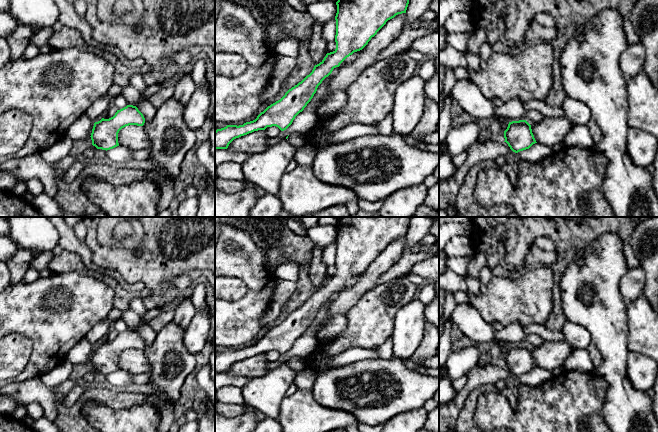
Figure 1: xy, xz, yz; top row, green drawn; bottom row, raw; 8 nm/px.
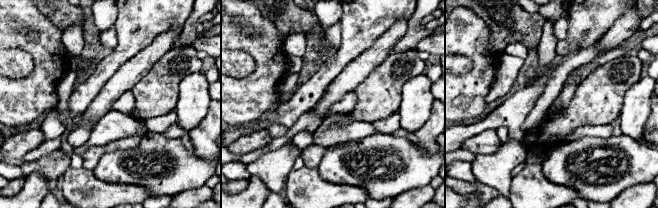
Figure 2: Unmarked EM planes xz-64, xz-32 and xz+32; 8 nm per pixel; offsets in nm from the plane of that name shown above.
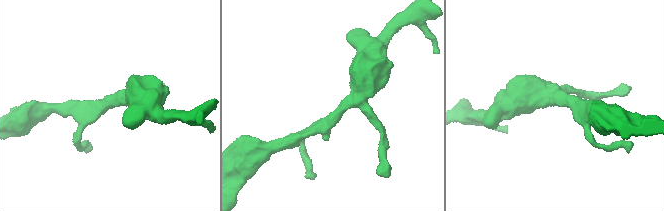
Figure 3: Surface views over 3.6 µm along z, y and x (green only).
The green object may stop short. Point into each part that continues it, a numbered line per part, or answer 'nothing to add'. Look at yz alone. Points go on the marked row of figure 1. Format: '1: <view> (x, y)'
nothing to add

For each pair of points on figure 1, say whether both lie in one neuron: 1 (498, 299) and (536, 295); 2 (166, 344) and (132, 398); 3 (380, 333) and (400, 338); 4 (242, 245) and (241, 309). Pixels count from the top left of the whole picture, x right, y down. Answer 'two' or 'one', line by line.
1: one
2: two
3: two
4: one

